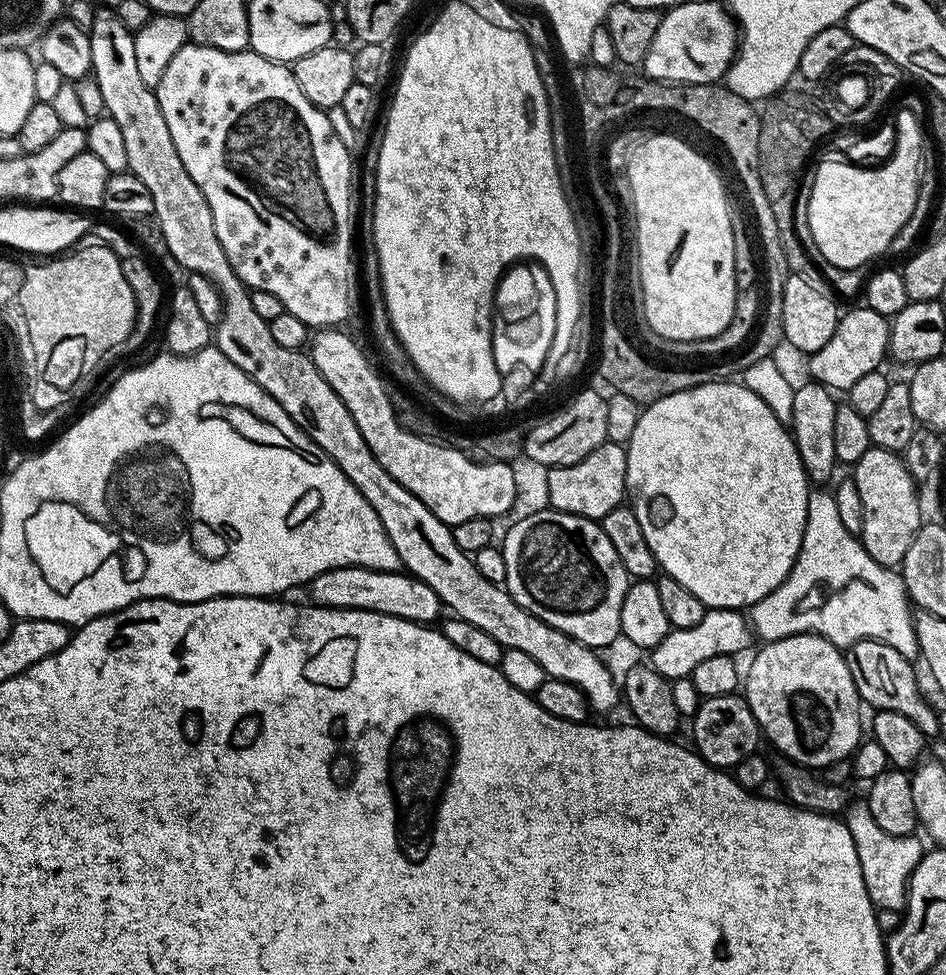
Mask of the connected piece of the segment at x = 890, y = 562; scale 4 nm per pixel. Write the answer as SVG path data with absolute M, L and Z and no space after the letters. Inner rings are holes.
M871 448L862 454L860 461L854 465L854 479L858 486L858 498L862 498L862 526L859 538L864 543L866 554L874 558L884 568L896 568L903 565L906 550L910 550L910 542L915 538L916 532L922 527L918 514L918 494L916 483L910 478L903 459L897 453L881 448Z

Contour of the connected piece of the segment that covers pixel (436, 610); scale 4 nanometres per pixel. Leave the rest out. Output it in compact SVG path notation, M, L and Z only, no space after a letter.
M342 566L334 570L326 570L315 576L306 585L306 592L312 595L311 603L317 608L366 610L387 616L397 616L403 620L413 620L415 624L425 626L441 619L442 605L438 594L434 594L434 590L426 586L426 582L416 579L415 576L404 570L383 572L373 568Z

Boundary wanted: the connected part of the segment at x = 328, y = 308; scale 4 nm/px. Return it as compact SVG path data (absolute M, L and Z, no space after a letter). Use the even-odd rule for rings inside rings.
M191 42L184 44L182 50L178 50L178 54L174 54L174 58L170 58L170 63L162 73L160 81L156 83L154 91L158 98L158 106L162 106L162 118L166 118L166 127L170 130L171 140L174 141L174 150L178 150L178 158L182 158L182 166L186 166L186 174L190 174L190 178L194 178L198 190L202 190L202 194L210 206L210 214L214 218L214 230L218 234L218 242L222 242L222 250L226 250L226 258L230 262L234 274L238 274L238 278L249 290L266 290L266 294L274 294L274 298L279 298L282 301L284 311L294 314L294 318L302 318L302 322L306 322L309 329L319 330L343 325L343 320L352 312L352 292L354 296L354 216L352 220L352 208L354 212L354 196L352 200L354 157L346 150L346 146L342 146L342 138L338 138L338 134L334 134L334 126L330 126L327 111L314 106L314 102L310 102L310 98L306 98L306 94L302 94L302 86L298 86L298 78L294 78L291 67L287 63L271 60L251 50L227 52L226 50L218 50L214 46Z

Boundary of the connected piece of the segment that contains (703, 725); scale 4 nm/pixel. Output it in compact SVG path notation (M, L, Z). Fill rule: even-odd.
M740 694L701 699L700 707L697 708L696 715L691 717L690 724L693 740L691 743L695 751L713 768L735 770L742 758L761 747L760 740L762 744L760 723L754 718L748 701Z

